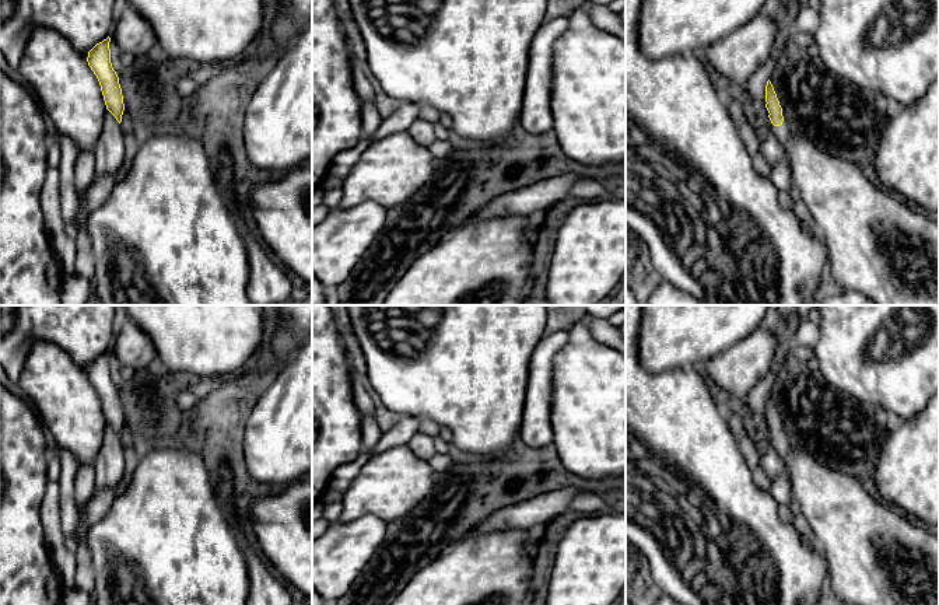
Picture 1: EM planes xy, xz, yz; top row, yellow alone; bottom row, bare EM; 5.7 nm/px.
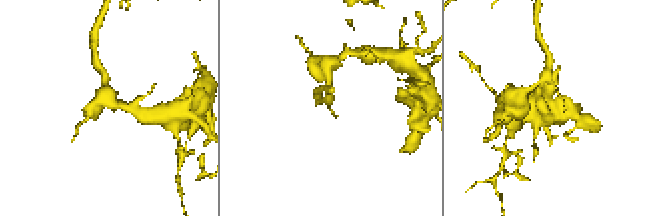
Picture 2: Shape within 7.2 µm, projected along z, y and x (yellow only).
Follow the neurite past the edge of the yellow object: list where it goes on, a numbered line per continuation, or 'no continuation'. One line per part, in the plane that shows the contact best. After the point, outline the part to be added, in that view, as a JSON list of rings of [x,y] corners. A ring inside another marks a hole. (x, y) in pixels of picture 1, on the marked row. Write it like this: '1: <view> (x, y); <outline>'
1: yz (782, 133); [[[784,120],[781,126],[774,126],[774,132],[782,151],[786,153],[786,146],[791,139],[791,132],[786,122]]]

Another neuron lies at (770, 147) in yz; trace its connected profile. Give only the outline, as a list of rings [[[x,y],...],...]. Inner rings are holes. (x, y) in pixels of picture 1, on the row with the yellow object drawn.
[[[751,94],[753,106],[756,111],[756,122],[753,125],[760,147],[758,151],[765,157],[767,162],[772,168],[779,161],[786,160],[774,132],[774,125],[771,123],[767,108],[760,101],[757,101]]]

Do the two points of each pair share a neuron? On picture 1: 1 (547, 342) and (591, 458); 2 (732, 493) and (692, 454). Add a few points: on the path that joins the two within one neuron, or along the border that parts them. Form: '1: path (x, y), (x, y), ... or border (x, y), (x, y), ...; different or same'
1: border (568, 331), (566, 345), (554, 357), (553, 391); different
2: path (722, 485), (701, 464); same

